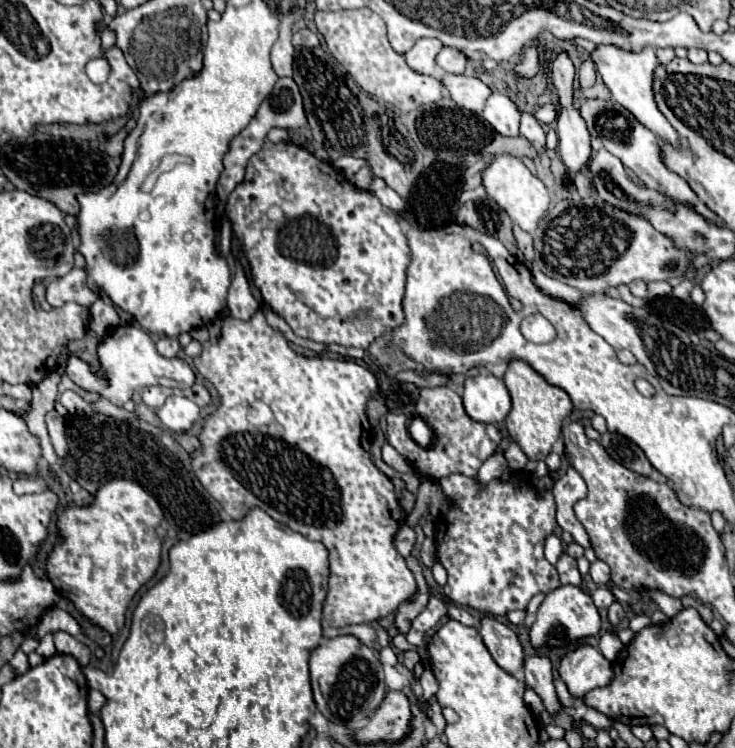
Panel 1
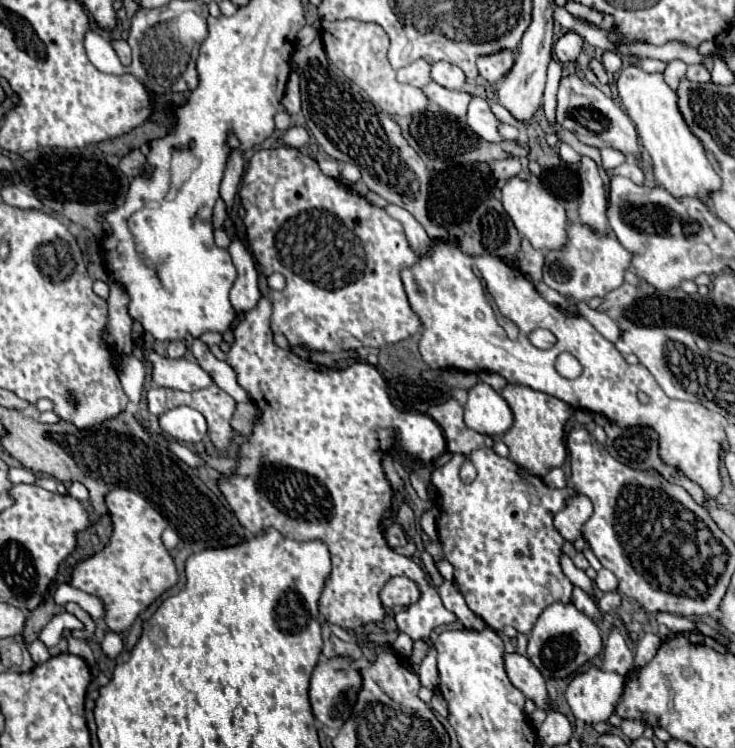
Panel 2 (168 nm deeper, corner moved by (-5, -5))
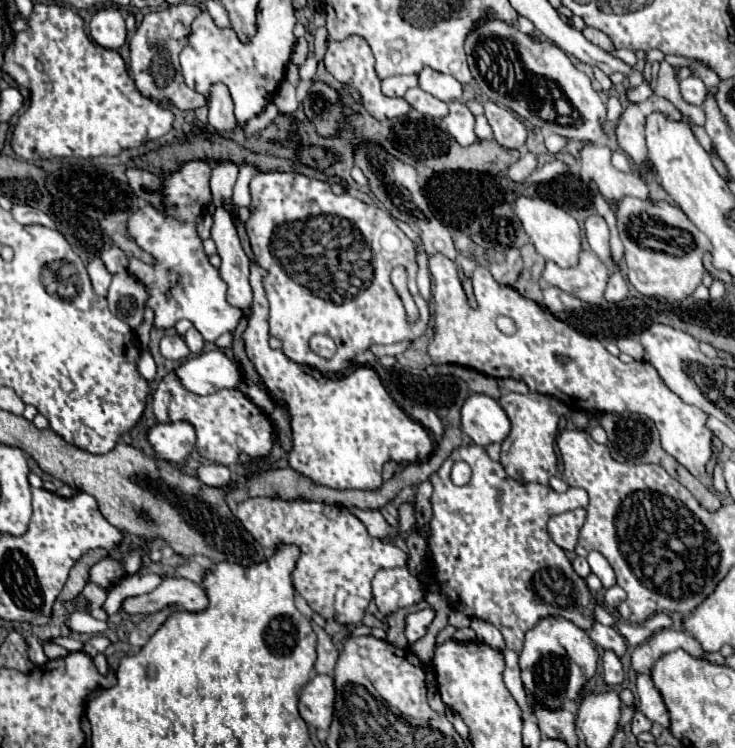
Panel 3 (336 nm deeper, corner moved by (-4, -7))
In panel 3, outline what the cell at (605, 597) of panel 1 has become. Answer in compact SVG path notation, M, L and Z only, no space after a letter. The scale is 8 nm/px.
M612 586L612 588L606 590L606 596L604 598L606 598L606 606L616 608L620 602L626 600L626 592L620 586Z

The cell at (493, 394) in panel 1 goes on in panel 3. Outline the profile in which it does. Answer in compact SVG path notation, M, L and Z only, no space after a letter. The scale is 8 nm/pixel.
M470 394L462 406L462 430L474 444L502 442L510 432L510 420L498 400L486 394Z

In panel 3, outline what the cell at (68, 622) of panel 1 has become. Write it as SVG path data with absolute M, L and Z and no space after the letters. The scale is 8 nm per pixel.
M88 582L88 584L84 586L84 590L80 592L80 598L86 602L86 612L88 612L92 618L102 620L102 622L108 618L106 612L102 610L102 602L106 600L106 594L108 594L108 590L102 590L100 586L94 586L92 582Z

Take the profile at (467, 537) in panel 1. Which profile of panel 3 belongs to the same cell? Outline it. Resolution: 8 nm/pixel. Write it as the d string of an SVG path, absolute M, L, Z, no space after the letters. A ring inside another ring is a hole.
M466 444L454 450L430 482L434 486L430 498L434 516L428 545L431 556L428 567L432 572L419 576L412 576L408 568L378 572L372 580L372 594L382 614L416 604L425 598L426 586L440 584L454 610L494 624L502 632L506 648L514 652L522 650L524 634L542 616L564 616L584 630L590 628L590 622L594 622L594 596L588 592L582 578L572 572L564 550L552 542L546 530L550 516L588 506L586 490L568 488L560 494L538 482L514 480L506 474L502 464L490 460L484 446L478 444ZM450 460L466 460L470 464L472 478L466 486L452 484ZM550 568L554 568L560 578L564 576L560 590L560 598L564 600L560 600L560 606L546 604L532 588L534 574Z

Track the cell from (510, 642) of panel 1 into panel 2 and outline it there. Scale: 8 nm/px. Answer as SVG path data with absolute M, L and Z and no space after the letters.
M507 652L505 654L505 670L507 670L511 684L515 688L519 688L529 700L533 700L539 710L553 708L553 700L547 692L545 678L525 656L519 656L515 652Z

